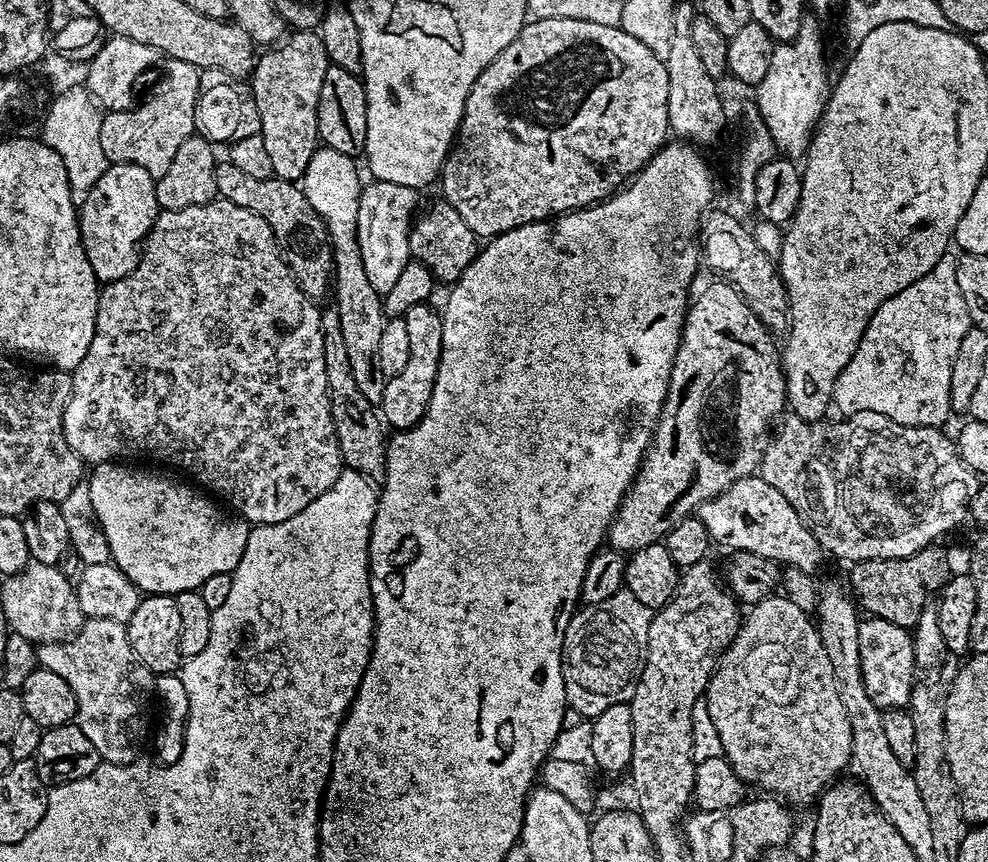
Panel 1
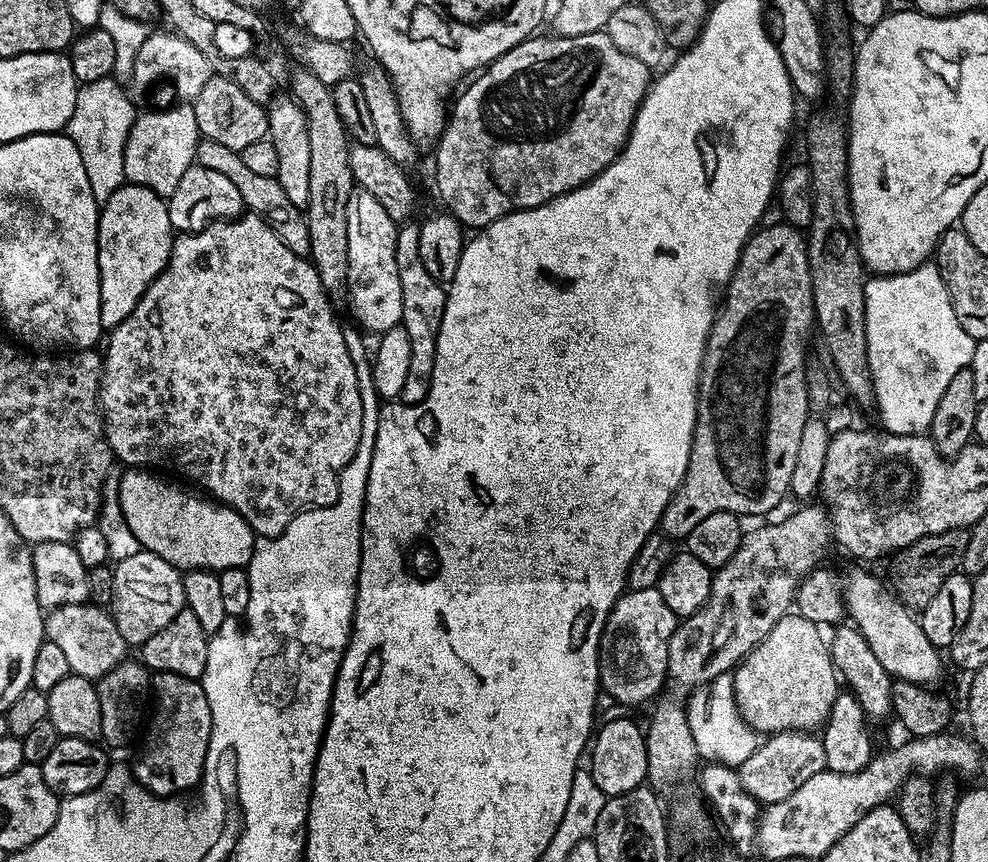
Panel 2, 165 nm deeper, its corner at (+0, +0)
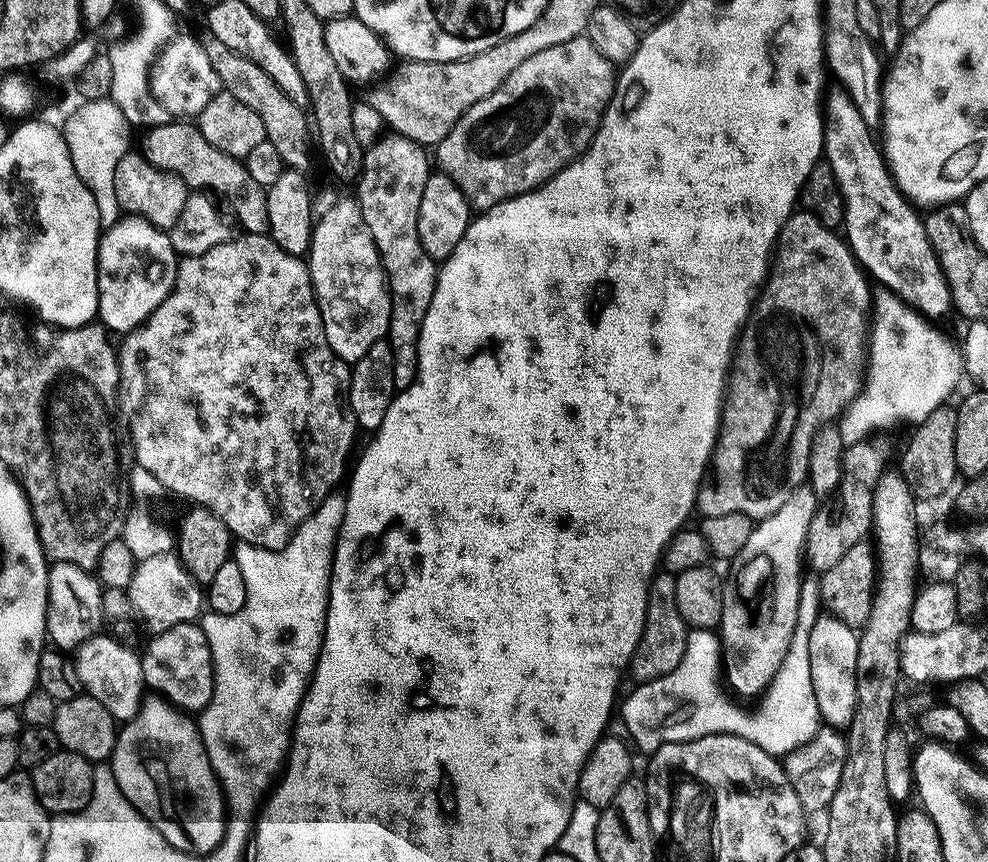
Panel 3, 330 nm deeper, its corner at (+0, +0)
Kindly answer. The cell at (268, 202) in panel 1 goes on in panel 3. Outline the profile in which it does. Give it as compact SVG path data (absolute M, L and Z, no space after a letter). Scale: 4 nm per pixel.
M192 122L157 124L149 127L147 132L148 137L145 138L142 146L145 156L151 164L155 165L156 168L164 169L166 172L175 173L178 178L182 178L182 182L187 184L189 189L207 190L217 197L228 196L233 210L236 211L237 218L240 219L241 226L244 227L241 229L245 233L264 234L268 232L268 193L258 186L258 182L254 182L254 178L250 178L243 159L230 154L222 154L222 150L218 150L218 146L210 146L210 142L206 142L206 138L202 138L199 128Z

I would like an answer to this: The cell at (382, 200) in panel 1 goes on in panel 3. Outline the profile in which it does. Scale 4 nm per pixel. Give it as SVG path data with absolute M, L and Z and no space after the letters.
M352 198L339 200L329 204L315 221L306 263L326 338L334 354L351 366L370 350L370 346L374 346L374 342L387 337L392 296L388 293L380 255L359 203Z

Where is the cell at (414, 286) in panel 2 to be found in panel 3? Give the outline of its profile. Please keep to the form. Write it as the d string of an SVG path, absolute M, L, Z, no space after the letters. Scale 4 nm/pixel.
M381 135L364 153L364 166L354 193L374 238L380 265L384 268L384 279L388 282L388 293L392 296L386 339L396 359L394 382L400 390L416 383L416 374L420 370L420 331L426 310L430 310L430 302L434 298L438 275L437 261L422 250L422 242L418 238L418 206L422 206L422 194L430 175L430 156L424 152L427 152L425 145L405 136Z

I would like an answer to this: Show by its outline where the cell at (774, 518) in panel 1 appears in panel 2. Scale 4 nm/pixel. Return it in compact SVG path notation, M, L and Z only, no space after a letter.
M860 566L860 569L853 574L852 581L851 578L847 581L844 590L846 612L850 617L851 623L860 631L862 638L866 638L870 650L874 650L874 655L877 656L878 662L882 662L882 666L885 667L885 670L892 678L906 680L909 684L932 686L932 683L940 676L941 653L930 642L930 638L926 638L919 619L913 615L901 597L895 591L888 592L887 586L874 573L867 572L864 568L867 567Z

